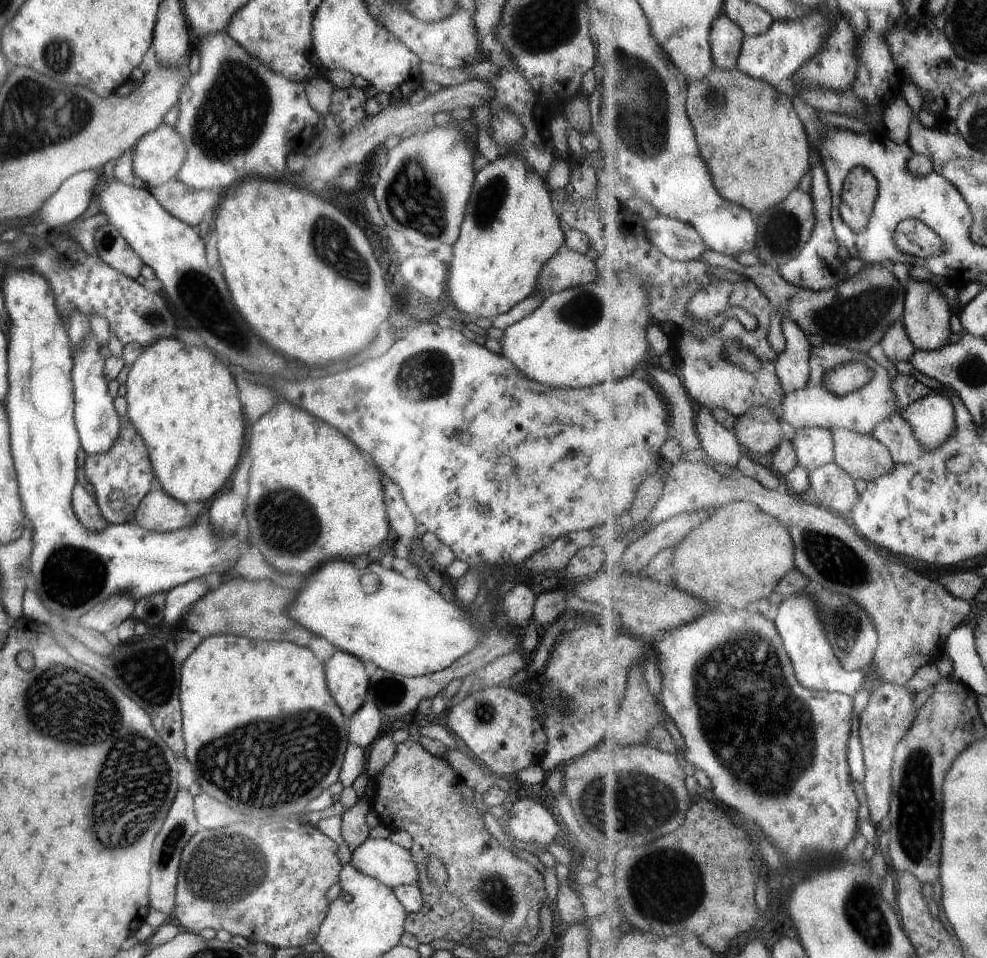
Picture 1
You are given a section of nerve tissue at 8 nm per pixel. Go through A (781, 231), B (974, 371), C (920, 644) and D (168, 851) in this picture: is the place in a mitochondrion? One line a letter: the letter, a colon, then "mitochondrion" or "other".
A: mitochondrion
B: mitochondrion
C: other
D: mitochondrion

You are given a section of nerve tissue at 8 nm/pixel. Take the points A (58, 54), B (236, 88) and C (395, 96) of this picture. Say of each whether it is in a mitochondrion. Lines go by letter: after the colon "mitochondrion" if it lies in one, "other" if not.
A: mitochondrion
B: mitochondrion
C: other

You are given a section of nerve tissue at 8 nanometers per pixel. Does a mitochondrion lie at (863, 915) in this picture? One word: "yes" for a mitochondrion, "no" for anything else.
yes

